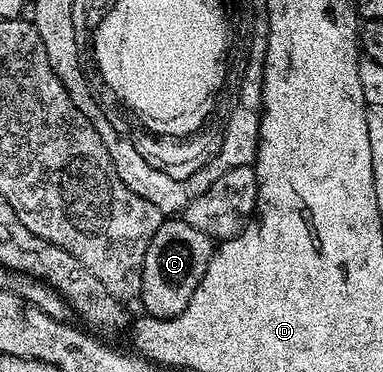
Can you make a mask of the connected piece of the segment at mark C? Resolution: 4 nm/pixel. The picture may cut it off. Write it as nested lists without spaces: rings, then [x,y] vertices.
[[[166,218],[151,237],[151,245],[143,261],[141,293],[139,303],[145,306],[144,314],[155,319],[173,319],[183,309],[195,293],[199,281],[207,273],[207,265],[215,250],[214,240],[208,239],[199,229],[195,229],[184,218]]]

